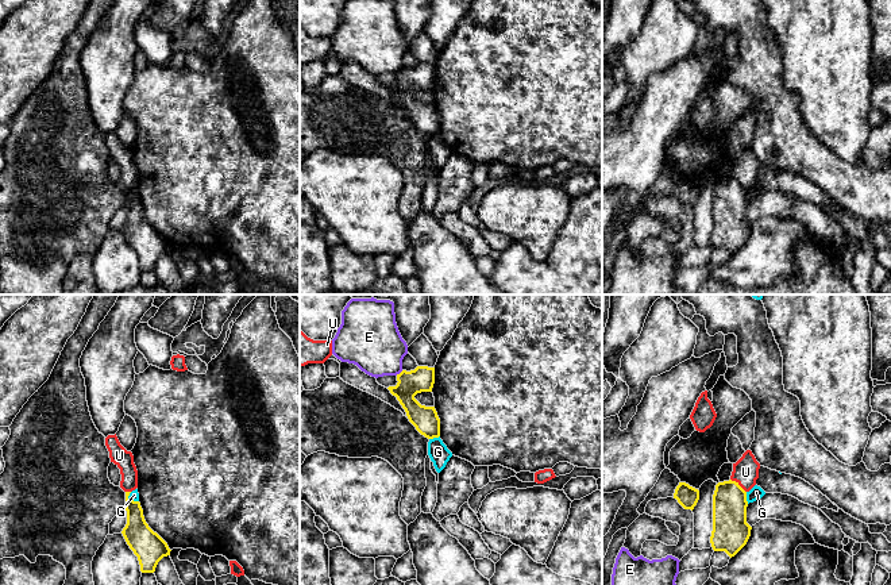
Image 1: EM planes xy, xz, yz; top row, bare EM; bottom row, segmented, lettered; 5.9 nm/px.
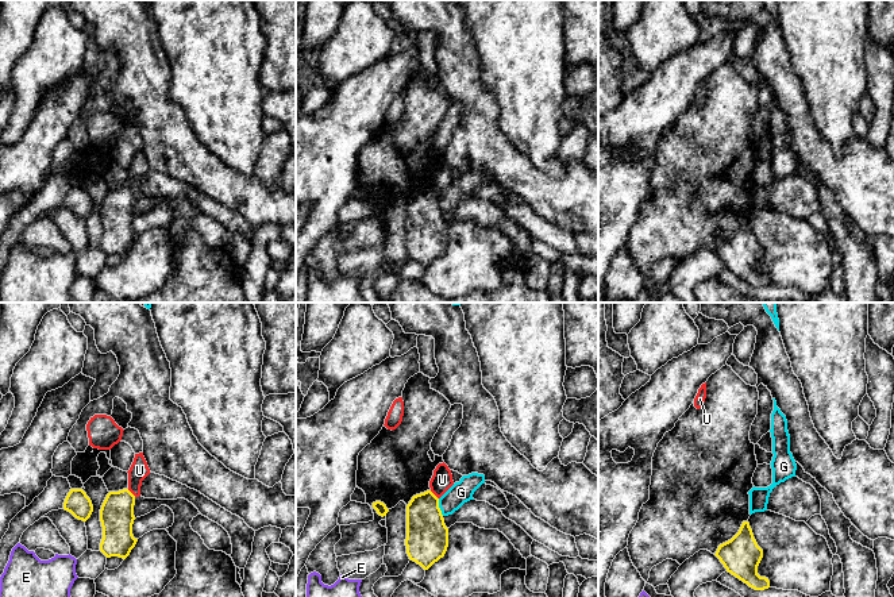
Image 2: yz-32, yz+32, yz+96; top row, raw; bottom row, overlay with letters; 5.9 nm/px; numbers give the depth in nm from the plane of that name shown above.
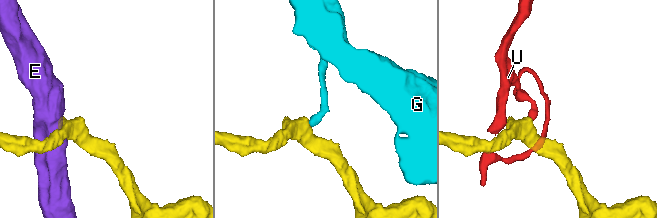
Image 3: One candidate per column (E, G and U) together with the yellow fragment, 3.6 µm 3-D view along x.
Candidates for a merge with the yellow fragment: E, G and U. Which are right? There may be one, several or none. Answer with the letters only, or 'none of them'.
none of them

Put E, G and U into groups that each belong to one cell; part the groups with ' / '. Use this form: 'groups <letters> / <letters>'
groups E / G / U

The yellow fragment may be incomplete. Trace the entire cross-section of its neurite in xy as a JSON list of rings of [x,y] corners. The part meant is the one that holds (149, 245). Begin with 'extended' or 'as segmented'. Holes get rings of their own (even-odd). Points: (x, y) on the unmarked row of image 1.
as segmented; [[[126,189],[127,222],[122,231],[138,254],[142,270],[154,270],[158,259],[170,253],[167,240],[154,230],[144,218],[139,199],[130,197],[131,189]]]

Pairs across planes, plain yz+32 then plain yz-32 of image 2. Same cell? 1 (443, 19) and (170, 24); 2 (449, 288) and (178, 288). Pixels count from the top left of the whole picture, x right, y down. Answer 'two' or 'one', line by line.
1: two
2: two

